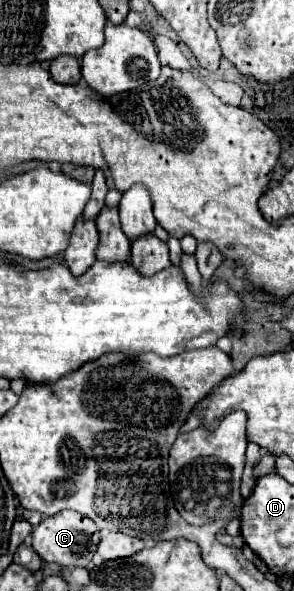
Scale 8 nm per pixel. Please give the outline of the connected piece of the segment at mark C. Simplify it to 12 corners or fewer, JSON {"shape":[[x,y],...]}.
{"shape":[[44,517],[32,547],[46,563],[88,567],[100,533],[92,519]]}

